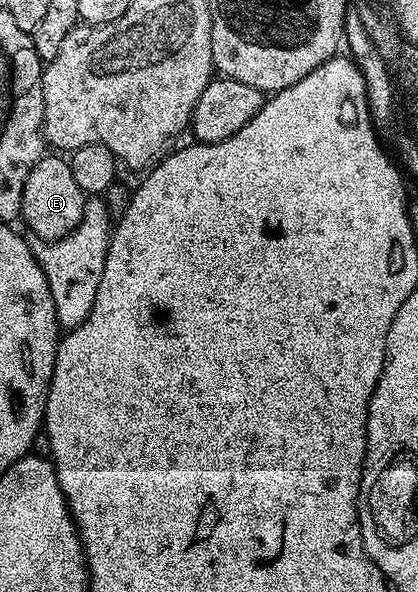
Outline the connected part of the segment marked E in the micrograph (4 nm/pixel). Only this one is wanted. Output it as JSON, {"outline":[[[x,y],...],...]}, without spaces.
{"outline":[[[48,153],[38,161],[38,165],[34,165],[34,169],[30,169],[30,177],[26,177],[19,218],[24,219],[25,225],[36,234],[37,240],[61,239],[82,221],[85,202],[83,189],[78,181],[74,181],[71,162],[59,154]]]}

